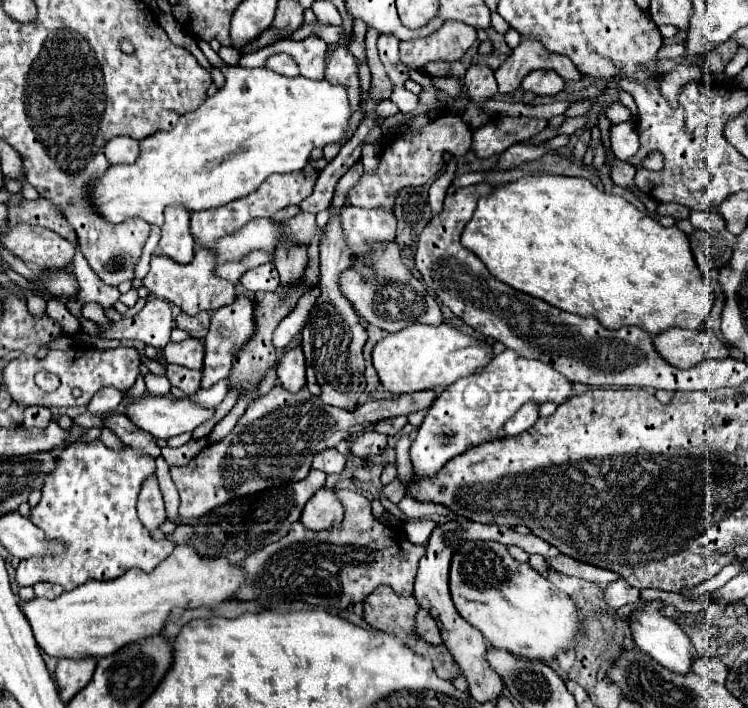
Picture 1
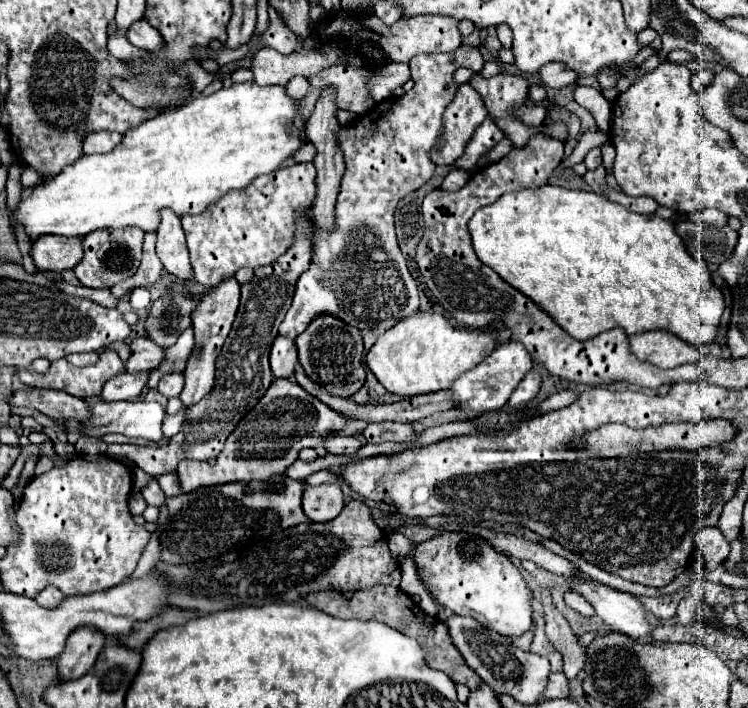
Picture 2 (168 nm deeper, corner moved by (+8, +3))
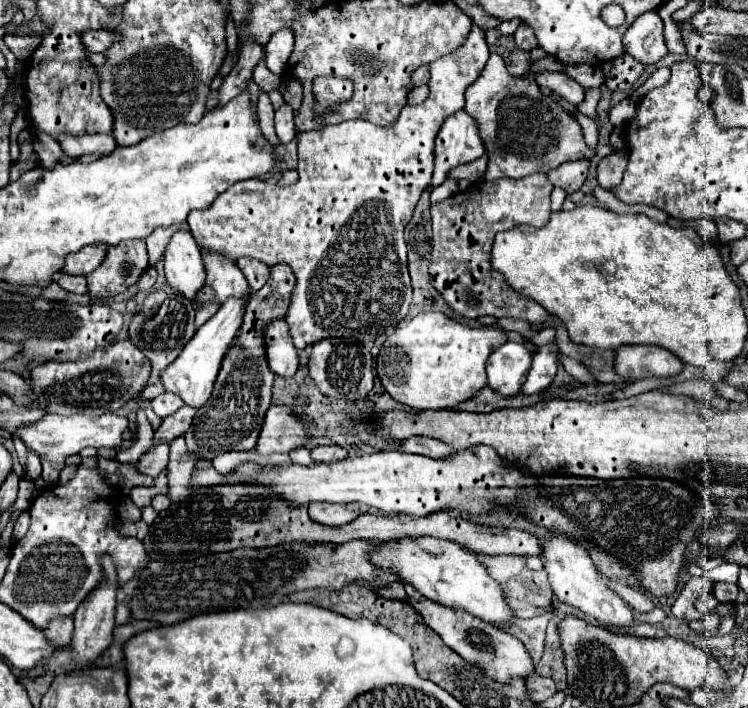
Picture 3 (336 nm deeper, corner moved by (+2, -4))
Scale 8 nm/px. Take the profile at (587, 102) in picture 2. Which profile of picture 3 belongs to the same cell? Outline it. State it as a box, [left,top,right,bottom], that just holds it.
[531,71,583,105]

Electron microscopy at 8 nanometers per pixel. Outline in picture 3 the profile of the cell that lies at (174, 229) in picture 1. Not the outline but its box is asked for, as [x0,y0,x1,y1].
[165,231,205,299]

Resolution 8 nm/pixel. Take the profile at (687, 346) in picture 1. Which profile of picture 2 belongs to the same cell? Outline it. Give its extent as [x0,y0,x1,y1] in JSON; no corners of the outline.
[629,330,699,368]

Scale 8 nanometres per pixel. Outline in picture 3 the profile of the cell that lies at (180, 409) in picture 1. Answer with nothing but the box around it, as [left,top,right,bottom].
[15,413,129,469]

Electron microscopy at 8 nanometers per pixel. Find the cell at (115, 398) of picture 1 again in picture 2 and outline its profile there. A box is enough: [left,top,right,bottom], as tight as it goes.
[101,372,149,402]

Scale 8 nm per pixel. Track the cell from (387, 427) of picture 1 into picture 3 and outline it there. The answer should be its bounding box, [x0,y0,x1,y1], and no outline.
[401,437,453,457]

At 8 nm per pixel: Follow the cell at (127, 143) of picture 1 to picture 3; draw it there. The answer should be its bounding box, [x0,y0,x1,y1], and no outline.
[59,133,115,159]

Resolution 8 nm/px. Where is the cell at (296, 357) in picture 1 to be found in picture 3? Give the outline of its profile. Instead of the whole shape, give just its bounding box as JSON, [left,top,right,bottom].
[267,319,299,377]

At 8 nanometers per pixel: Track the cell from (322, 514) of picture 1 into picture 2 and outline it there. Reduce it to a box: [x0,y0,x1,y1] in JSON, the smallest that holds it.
[303,484,345,522]

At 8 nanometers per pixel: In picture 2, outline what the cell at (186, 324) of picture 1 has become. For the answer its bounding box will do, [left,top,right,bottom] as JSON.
[145,292,197,348]

